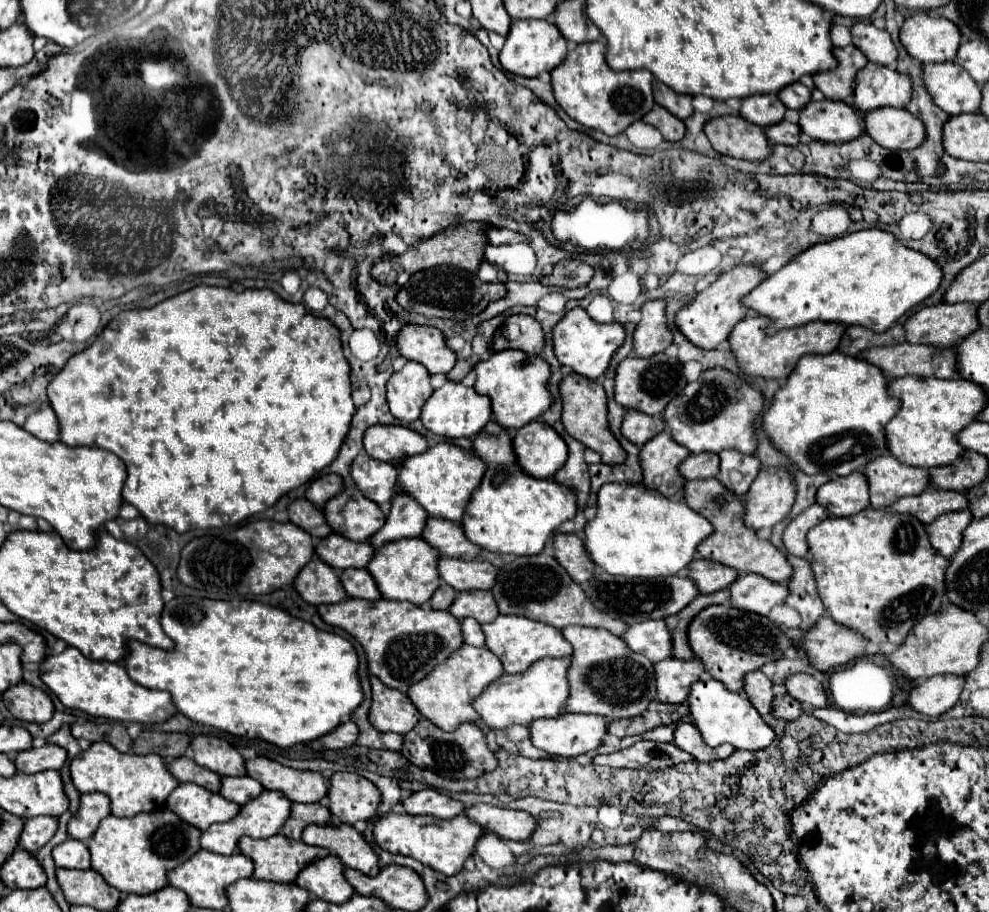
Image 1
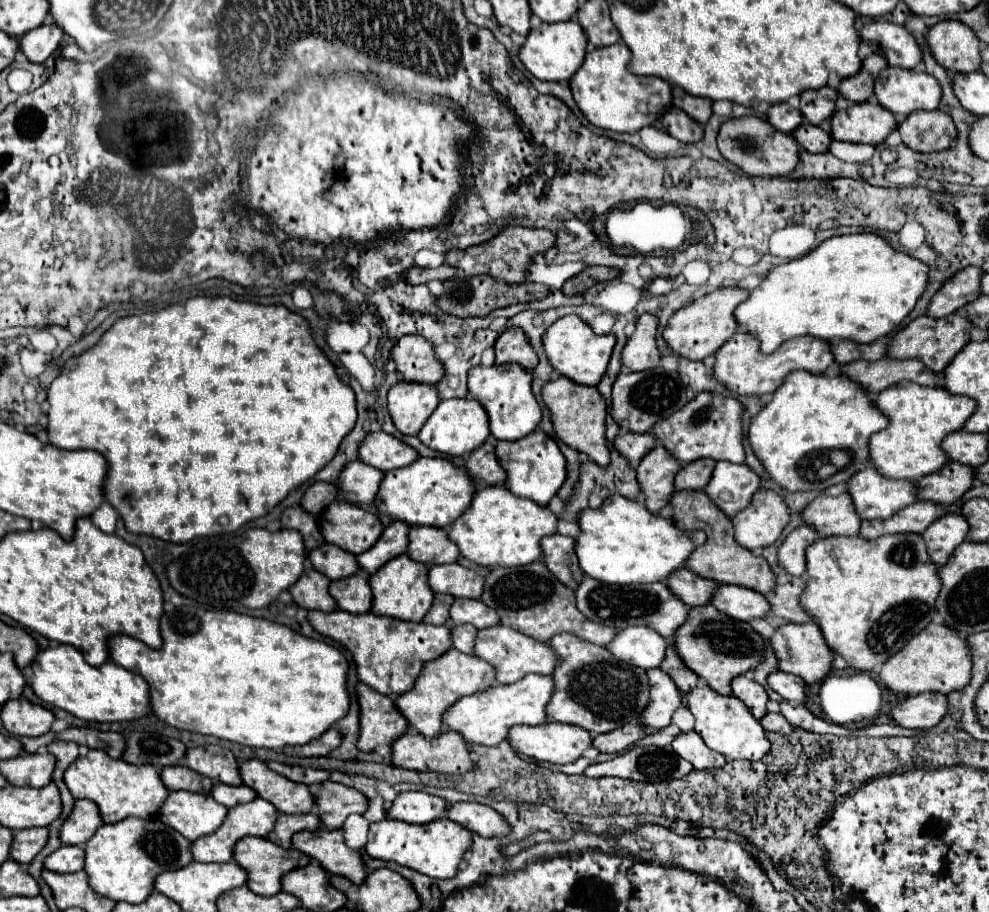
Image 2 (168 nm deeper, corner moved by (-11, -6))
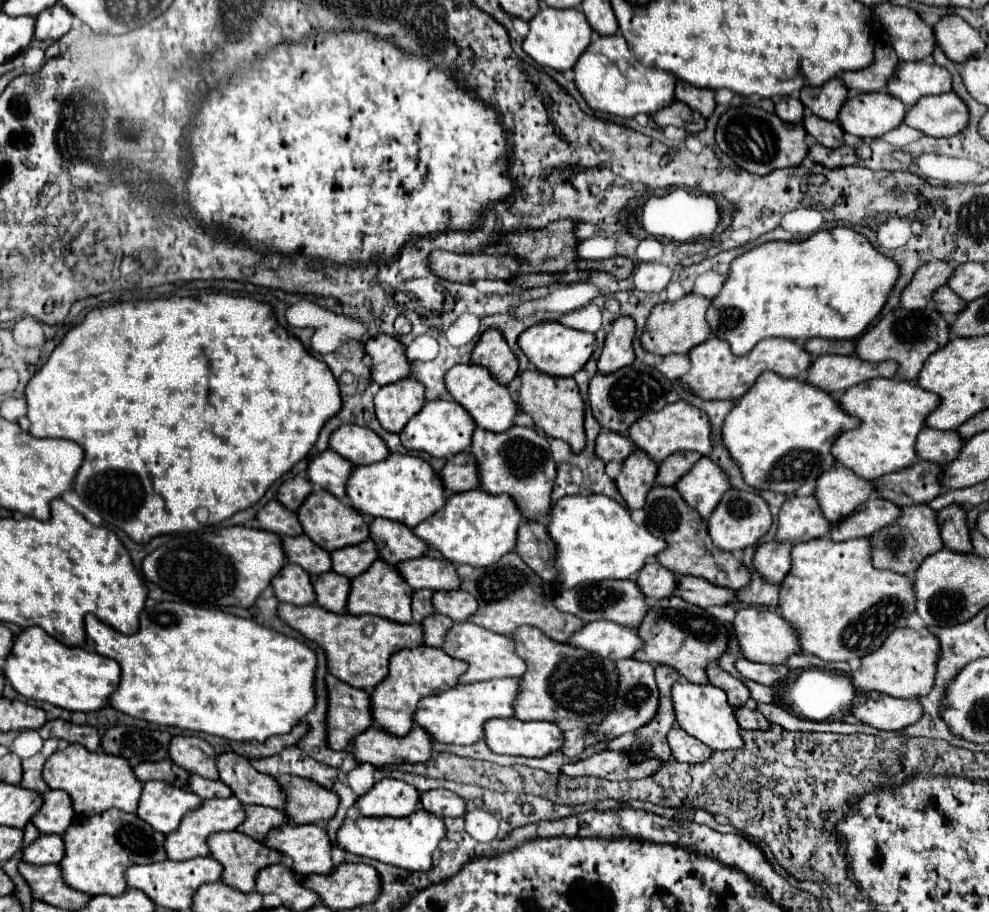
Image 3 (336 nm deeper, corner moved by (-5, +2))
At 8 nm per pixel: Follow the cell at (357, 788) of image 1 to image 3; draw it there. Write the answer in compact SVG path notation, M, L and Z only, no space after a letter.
M290 777L284 785L284 793L288 799L286 813L298 825L328 821L338 809L338 795L334 795L334 791L324 791L324 787L308 779Z

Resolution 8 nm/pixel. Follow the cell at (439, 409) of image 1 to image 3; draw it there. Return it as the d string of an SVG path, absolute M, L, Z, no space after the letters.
M440 399L440 401L428 401L422 407L422 411L406 423L406 427L400 433L400 439L402 439L402 445L408 449L426 451L434 457L448 457L448 455L466 451L470 447L474 429L476 429L474 421L470 419L470 415L466 415L466 411L462 411L462 407L458 407L458 403Z

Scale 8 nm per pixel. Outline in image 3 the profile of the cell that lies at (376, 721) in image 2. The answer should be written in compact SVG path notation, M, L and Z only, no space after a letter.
M334 675L326 677L328 685L328 747L334 751L346 751L362 731L374 725L370 695L348 683L342 683Z

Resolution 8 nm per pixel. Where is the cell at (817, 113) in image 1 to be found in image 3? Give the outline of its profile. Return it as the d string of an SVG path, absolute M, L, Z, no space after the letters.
M862 93L850 97L838 113L846 133L862 139L876 139L904 121L906 107L888 93Z

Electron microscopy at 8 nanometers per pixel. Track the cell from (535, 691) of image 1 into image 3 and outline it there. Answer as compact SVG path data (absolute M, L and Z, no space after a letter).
M520 677L456 685L454 689L448 689L440 695L424 697L418 703L414 721L420 727L424 727L434 737L434 741L472 745L478 739L482 739L482 727L484 727L486 719L514 715L514 695L518 695L518 683L522 683Z

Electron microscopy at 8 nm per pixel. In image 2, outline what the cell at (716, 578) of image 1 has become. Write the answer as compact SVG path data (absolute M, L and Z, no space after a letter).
M680 567L672 575L668 575L666 585L668 585L670 593L674 597L678 597L688 607L706 605L708 595L712 595L712 587L716 587L716 583L706 581L706 579L698 577L696 573L684 569L684 567Z

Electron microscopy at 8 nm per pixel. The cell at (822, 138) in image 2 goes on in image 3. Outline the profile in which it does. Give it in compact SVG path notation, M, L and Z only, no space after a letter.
M806 113L804 121L802 121L802 127L806 127L806 133L818 141L820 145L824 147L840 147L842 145L842 137L844 137L844 131L842 127L838 125L838 121L824 121L824 119L818 119L816 115L812 113Z

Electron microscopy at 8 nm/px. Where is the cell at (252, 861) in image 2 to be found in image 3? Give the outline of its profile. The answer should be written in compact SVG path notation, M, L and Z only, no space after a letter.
M224 831L224 833L214 833L208 837L208 847L212 857L216 857L222 865L224 865L224 875L222 881L238 891L250 893L256 889L256 877L258 871L264 869L266 865L274 865L274 863L282 863L284 855L258 843L256 839L250 839L248 835L242 835L240 831Z

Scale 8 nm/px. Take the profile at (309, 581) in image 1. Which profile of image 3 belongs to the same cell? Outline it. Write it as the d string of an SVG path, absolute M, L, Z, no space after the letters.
M286 563L282 571L272 579L272 587L282 603L292 603L292 605L316 603L310 575L296 563Z

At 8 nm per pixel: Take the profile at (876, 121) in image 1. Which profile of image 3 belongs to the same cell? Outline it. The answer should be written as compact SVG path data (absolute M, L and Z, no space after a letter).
M952 91L922 97L910 111L906 111L904 123L928 137L952 137L968 125L968 109Z

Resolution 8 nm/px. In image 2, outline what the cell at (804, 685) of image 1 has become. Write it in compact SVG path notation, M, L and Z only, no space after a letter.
M774 671L768 675L766 681L768 681L768 687L774 689L778 695L782 695L786 701L792 701L792 703L806 701L806 685L804 681L796 679L796 675Z

